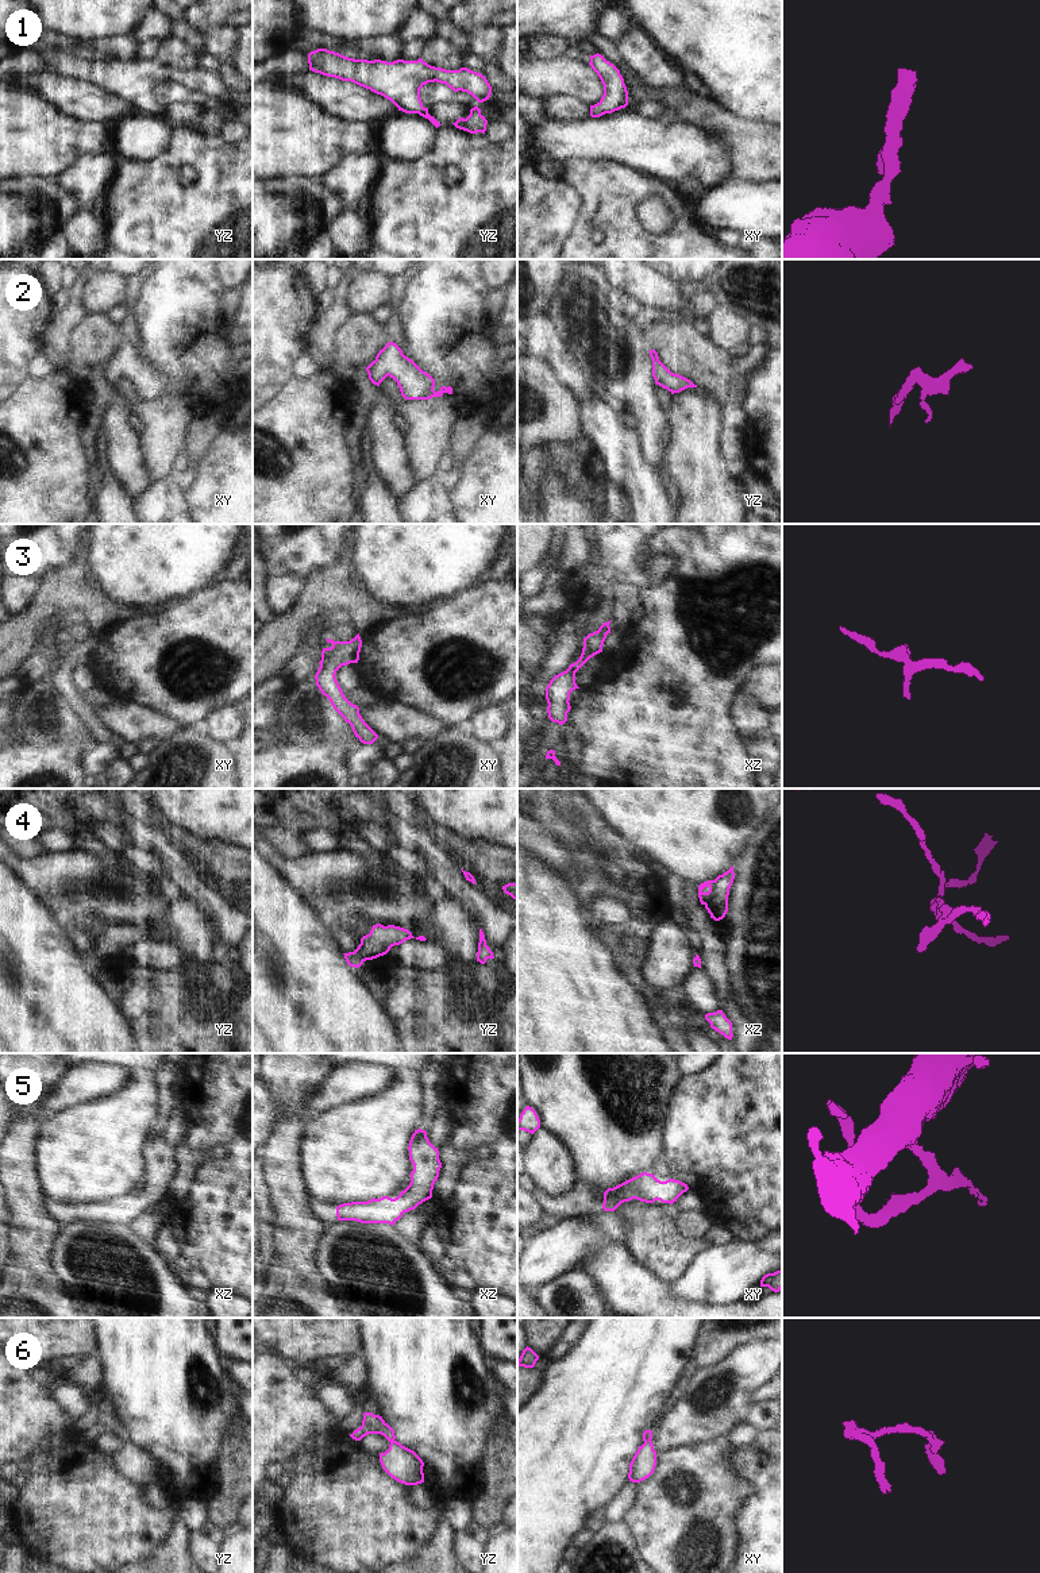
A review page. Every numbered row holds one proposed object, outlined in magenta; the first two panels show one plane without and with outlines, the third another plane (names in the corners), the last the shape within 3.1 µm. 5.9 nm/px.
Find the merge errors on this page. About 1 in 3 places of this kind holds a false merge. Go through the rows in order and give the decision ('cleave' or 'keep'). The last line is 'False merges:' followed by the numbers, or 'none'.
1: keep
2: keep
3: keep
4: cleave
5: keep
6: keep
False merges: 4

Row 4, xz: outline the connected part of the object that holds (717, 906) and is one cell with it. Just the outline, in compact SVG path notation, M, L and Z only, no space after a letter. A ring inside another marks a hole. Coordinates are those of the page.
M732 865L713 880L713 897L705 903L705 909L714 921L723 919L728 911L728 895L733 879L735 872Z

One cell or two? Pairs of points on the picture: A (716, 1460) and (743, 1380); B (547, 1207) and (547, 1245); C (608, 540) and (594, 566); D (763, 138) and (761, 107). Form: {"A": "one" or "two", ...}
{"A": "two", "B": "two", "C": "one", "D": "two"}

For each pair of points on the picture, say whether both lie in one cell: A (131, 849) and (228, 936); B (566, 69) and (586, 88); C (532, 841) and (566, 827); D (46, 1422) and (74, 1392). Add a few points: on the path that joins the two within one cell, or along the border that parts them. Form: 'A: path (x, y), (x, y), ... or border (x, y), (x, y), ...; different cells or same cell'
A: border (138, 848), (154, 854), (164, 868); different cells
B: path (572, 74), (581, 83); same cell
C: border (531, 817), (547, 825), (576, 855); different cells
D: border (52, 1392), (60, 1407), (74, 1419), (89, 1408); different cells

